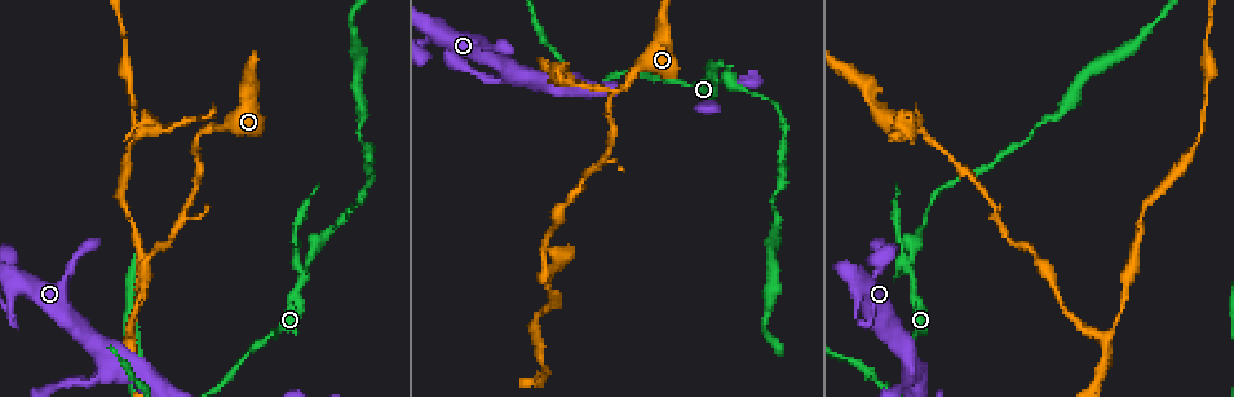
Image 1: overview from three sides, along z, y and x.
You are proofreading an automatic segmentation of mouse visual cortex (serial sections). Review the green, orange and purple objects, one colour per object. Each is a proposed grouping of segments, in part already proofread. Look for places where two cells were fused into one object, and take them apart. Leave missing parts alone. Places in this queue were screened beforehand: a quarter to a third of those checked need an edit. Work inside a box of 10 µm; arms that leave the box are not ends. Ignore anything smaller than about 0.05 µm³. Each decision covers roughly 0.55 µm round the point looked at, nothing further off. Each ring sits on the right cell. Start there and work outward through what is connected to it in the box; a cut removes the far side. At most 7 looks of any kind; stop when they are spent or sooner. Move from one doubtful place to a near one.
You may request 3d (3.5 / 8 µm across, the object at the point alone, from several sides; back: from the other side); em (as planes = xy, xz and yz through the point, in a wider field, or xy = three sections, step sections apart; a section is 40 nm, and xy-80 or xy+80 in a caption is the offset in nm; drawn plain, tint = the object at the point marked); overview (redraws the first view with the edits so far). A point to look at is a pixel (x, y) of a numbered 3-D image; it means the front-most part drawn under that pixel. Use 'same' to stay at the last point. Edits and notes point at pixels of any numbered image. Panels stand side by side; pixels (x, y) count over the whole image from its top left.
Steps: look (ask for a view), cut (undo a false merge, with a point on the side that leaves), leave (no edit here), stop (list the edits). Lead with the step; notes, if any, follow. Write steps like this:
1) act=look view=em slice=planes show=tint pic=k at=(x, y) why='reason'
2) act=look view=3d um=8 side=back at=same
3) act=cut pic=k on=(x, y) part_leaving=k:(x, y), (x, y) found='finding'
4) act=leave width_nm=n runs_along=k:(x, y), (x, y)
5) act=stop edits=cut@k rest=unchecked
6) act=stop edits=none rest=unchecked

act=look view=3d um=3.5 pic=1 at=(618, 93) why='thin neck'

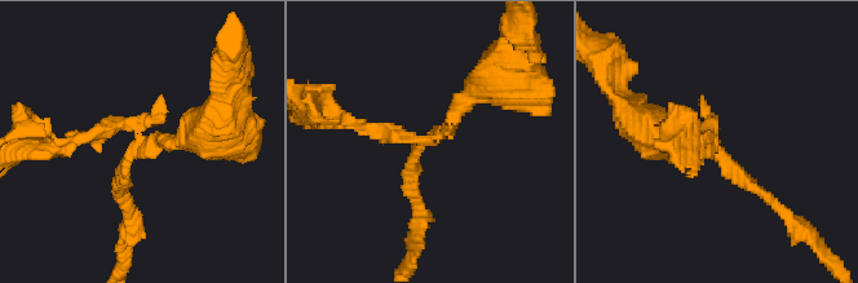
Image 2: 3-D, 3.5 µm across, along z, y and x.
act=look view=em slice=xy step=5 show=tint pic=2 at=(139, 141)

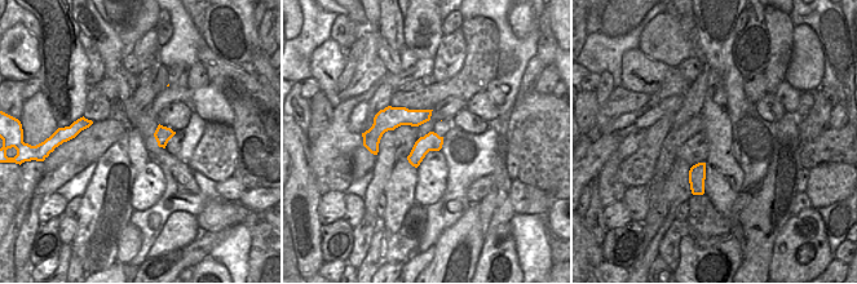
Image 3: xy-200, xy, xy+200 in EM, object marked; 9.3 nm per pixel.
act=cut pic=2 on=(381, 136) part_leaving=2:(421, 141), (327, 118), (319, 107) found='two cells meet here'

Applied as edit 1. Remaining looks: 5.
act=look view=em slice=xy step=1 show=tint pic=1 at=(300, 282) why='arms part here'

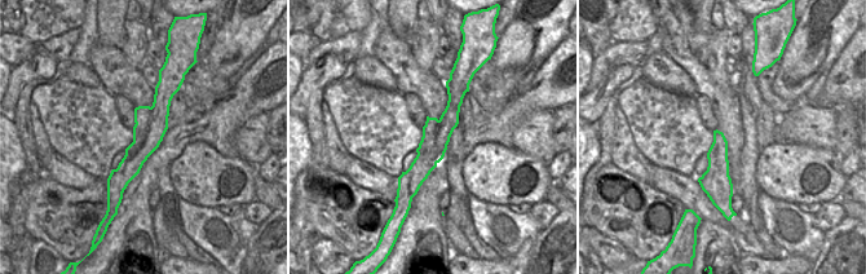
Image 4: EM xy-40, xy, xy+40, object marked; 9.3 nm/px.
act=look view=3d um=3.5 at=same why='see where the arms go'

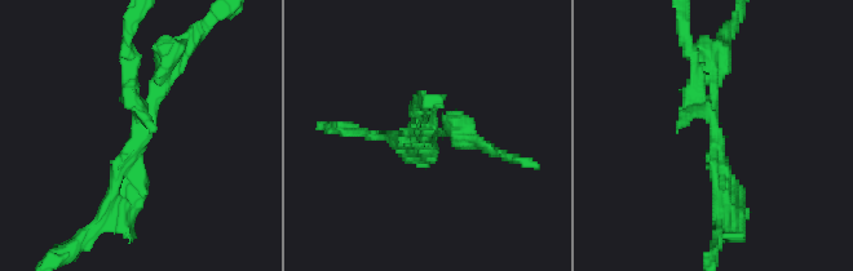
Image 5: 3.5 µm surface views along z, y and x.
act=cut pic=5 on=(128, 61) border=4:(151, 107), (149, 126), (140, 128) found='two cells meet here'

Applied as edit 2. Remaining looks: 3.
act=look view=overview why='redraw'

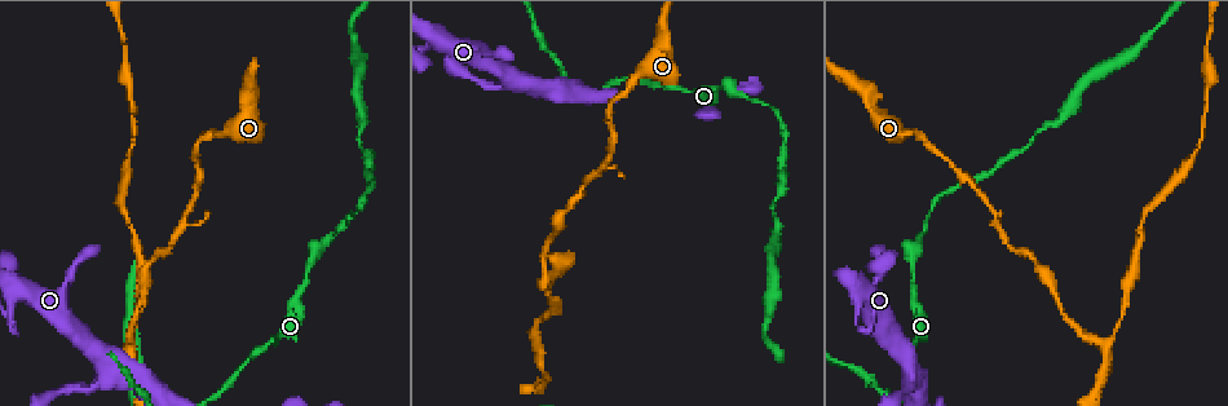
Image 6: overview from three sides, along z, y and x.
act=look view=em slice=planes show=tint pic=6 at=(907, 362) why='sharp bend'

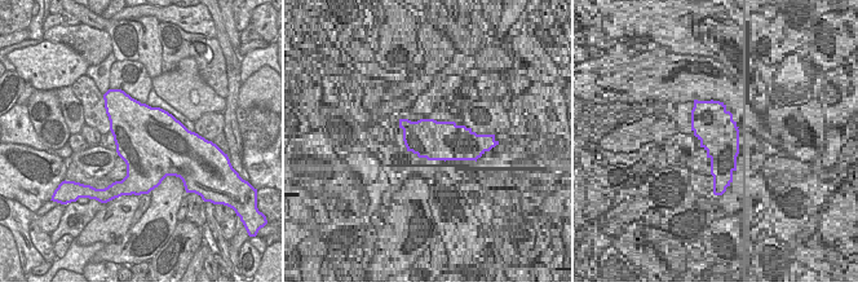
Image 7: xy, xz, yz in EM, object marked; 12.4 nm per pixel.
act=look view=3d um=3.5 at=same why='wider look'

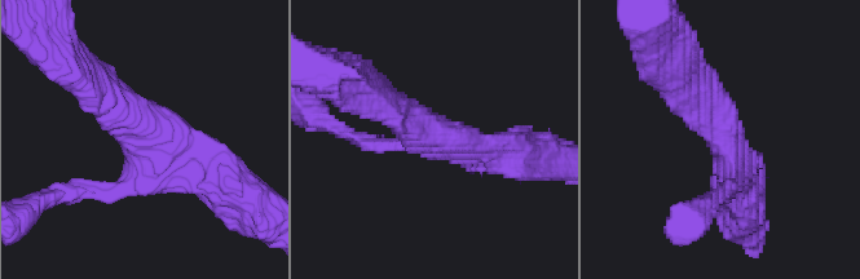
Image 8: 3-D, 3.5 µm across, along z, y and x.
act=leave width_nm=850 runs_along=8:(101, 87), (232, 186) found='continuous, no second cell'

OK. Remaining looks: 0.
act=stop edits=cut@2,cut@5 rest=unchecked

